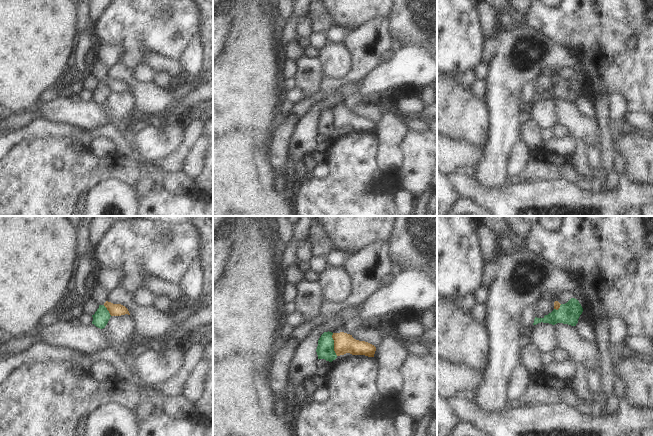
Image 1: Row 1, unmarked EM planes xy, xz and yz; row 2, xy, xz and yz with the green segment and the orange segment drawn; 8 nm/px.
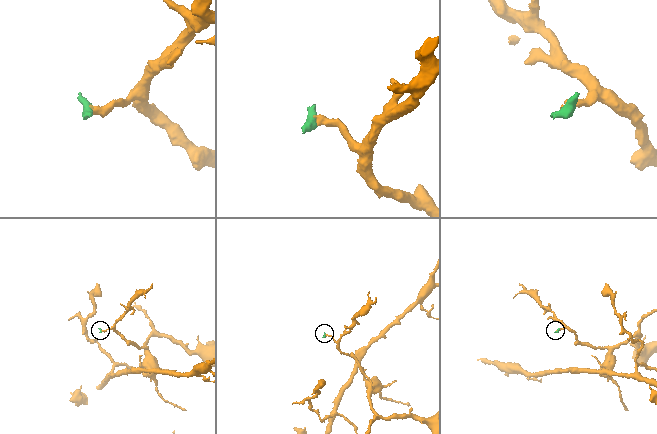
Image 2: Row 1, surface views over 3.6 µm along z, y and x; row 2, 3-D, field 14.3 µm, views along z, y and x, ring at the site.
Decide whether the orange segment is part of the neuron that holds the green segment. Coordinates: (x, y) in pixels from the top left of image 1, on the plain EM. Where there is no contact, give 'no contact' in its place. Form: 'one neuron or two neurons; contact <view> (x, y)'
two neurons; contact xz (333, 120)

